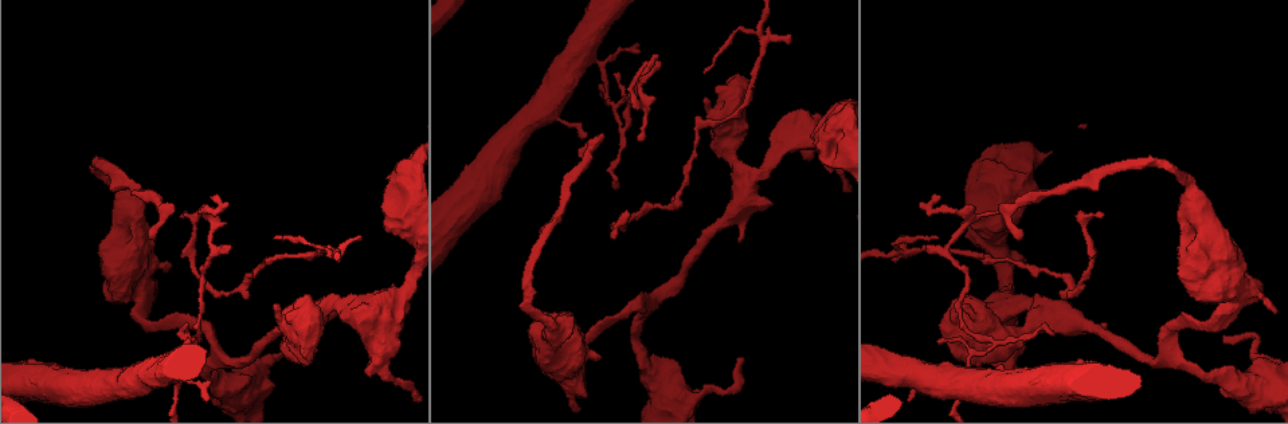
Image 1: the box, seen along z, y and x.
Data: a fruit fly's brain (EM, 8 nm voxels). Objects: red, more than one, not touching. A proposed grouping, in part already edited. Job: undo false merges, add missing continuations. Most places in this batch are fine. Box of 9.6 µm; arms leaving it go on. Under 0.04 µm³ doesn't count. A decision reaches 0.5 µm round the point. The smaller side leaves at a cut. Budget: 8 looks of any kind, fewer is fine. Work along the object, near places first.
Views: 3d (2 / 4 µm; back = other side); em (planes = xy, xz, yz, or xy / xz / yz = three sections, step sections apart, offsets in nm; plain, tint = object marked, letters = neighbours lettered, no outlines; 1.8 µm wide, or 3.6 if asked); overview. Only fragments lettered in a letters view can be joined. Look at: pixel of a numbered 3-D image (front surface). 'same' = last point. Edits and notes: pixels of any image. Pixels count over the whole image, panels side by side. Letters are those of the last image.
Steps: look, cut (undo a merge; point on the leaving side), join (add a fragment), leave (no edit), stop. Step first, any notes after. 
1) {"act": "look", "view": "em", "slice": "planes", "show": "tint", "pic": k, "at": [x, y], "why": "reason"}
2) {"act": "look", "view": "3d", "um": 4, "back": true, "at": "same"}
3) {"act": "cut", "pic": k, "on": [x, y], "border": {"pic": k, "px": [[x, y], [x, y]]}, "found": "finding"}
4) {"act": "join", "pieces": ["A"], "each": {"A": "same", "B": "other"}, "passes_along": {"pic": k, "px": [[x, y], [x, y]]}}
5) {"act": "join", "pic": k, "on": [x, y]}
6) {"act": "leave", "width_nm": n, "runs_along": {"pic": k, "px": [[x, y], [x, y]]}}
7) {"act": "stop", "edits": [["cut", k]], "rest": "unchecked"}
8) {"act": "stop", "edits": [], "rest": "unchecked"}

{"act": "look", "view": "3d", "um": 2, "pic": 1, "at": [1017, 239], "why": "branch stops here"}

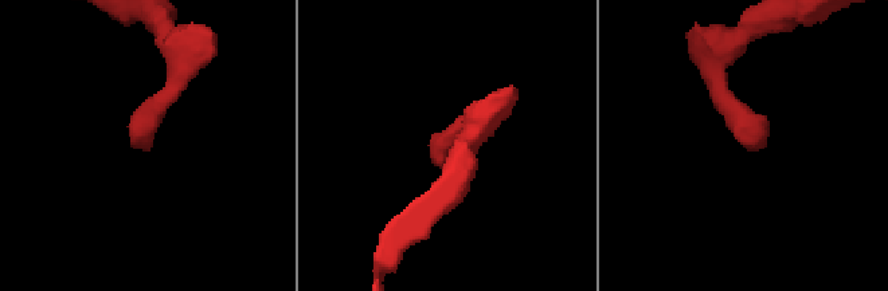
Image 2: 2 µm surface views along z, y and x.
{"act": "look", "view": "em", "slice": "yz", "step": 8, "show": "letters", "pic": 2, "at": [141, 148], "why": "need the tissue"}

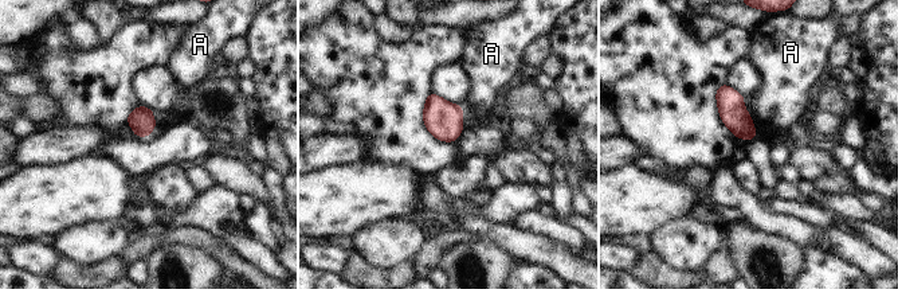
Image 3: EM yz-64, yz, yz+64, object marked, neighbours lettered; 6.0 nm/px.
{"act": "look", "view": "em", "slice": "planes", "show": "letters", "at": "same"}

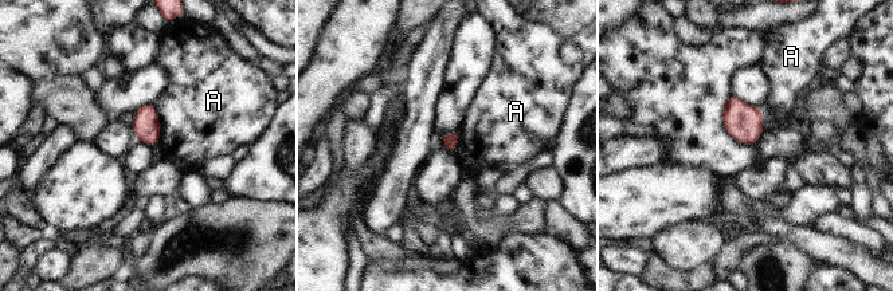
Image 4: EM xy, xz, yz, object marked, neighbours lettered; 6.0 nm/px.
{"act": "leave", "each": {"A": "other"}, "found": "none of them fits"}

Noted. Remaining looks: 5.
{"act": "look", "view": "3d", "um": 2, "back": true, "pic": 1, "at": [967, 224], "why": "abrupt turn"}

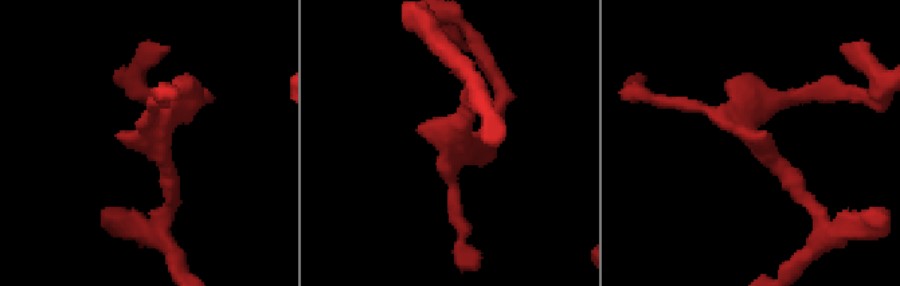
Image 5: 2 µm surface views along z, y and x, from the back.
{"act": "look", "view": "em", "slice": "planes", "show": "letters", "pic": 5, "at": [461, 144]}

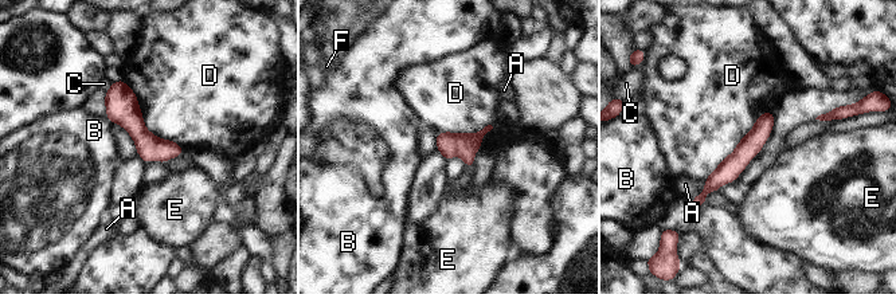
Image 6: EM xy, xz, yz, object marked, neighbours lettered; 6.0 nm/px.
{"act": "leave", "longest_contact_nm": ["D", 340], "each": {"A": "other", "B": "other", "C": "other", "D": "other", "E": "other", "F": "other"}, "runs_along": {"pic": 6, "px": [[769, 116], [747, 149], [696, 202]]}, "found": "all the same cell"}

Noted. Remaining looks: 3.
{"act": "look", "view": "em", "um": 3.6, "slice": "xy", "step": 8, "show": "tint", "pic": 1, "at": [176, 387], "why": "three arms meet"}

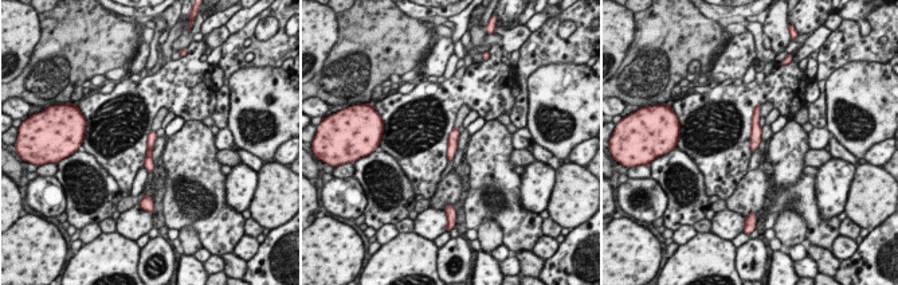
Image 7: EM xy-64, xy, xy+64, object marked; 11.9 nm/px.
{"act": "look", "view": "em", "um": 3.6, "slice": "planes", "show": "tint", "at": "same"}

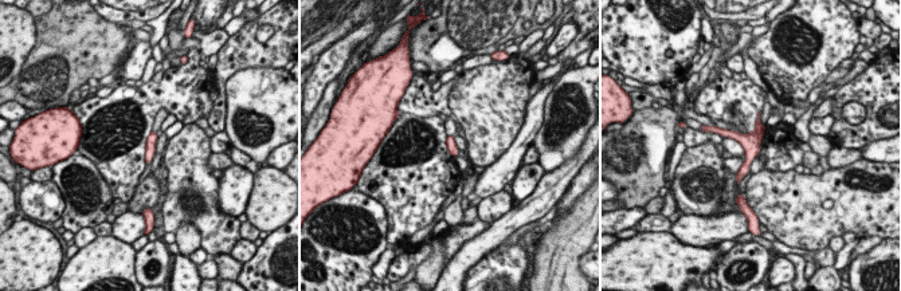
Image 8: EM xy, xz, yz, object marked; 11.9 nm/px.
{"act": "look", "view": "em", "um": 3.6, "slice": "planes", "show": "letters", "at": "same"}

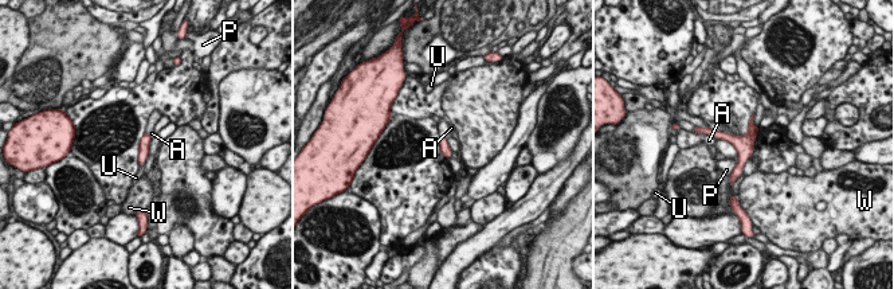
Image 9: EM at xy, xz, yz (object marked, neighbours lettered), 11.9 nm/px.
{"act": "leave", "longest_contact_nm": ["U", 320], "each": {"A": "other", "P": "other", "U": "other", "W": "other"}, "border": {"pic": 9, "px": [[737, 156], [737, 163], [730, 174]]}, "found": "all the same cell"}

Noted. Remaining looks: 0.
{"act": "stop", "edits": [], "rest": "unchecked"}

